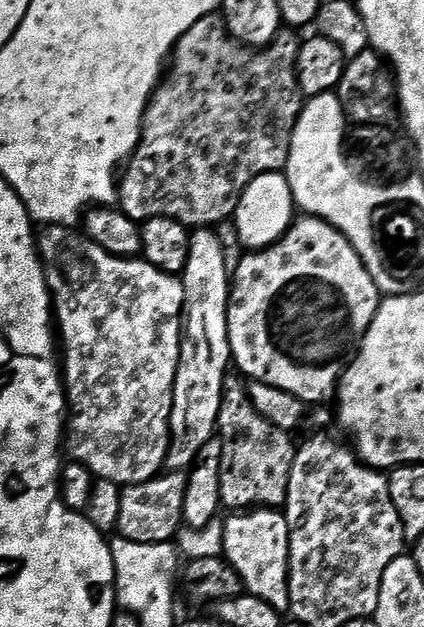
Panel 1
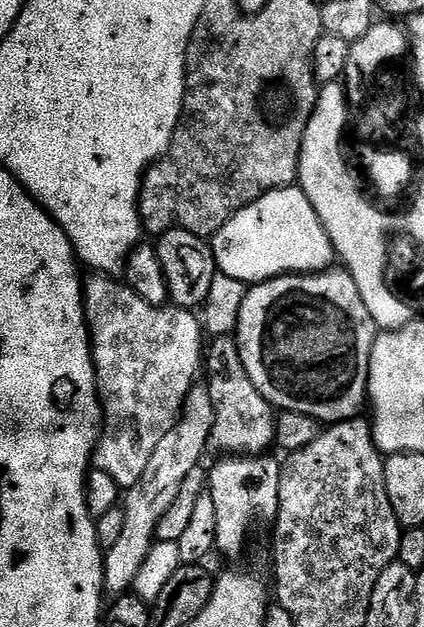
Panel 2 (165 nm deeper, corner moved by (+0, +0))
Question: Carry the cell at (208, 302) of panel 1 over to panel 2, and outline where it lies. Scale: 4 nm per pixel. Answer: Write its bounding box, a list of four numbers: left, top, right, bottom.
[104,386,215,597]

